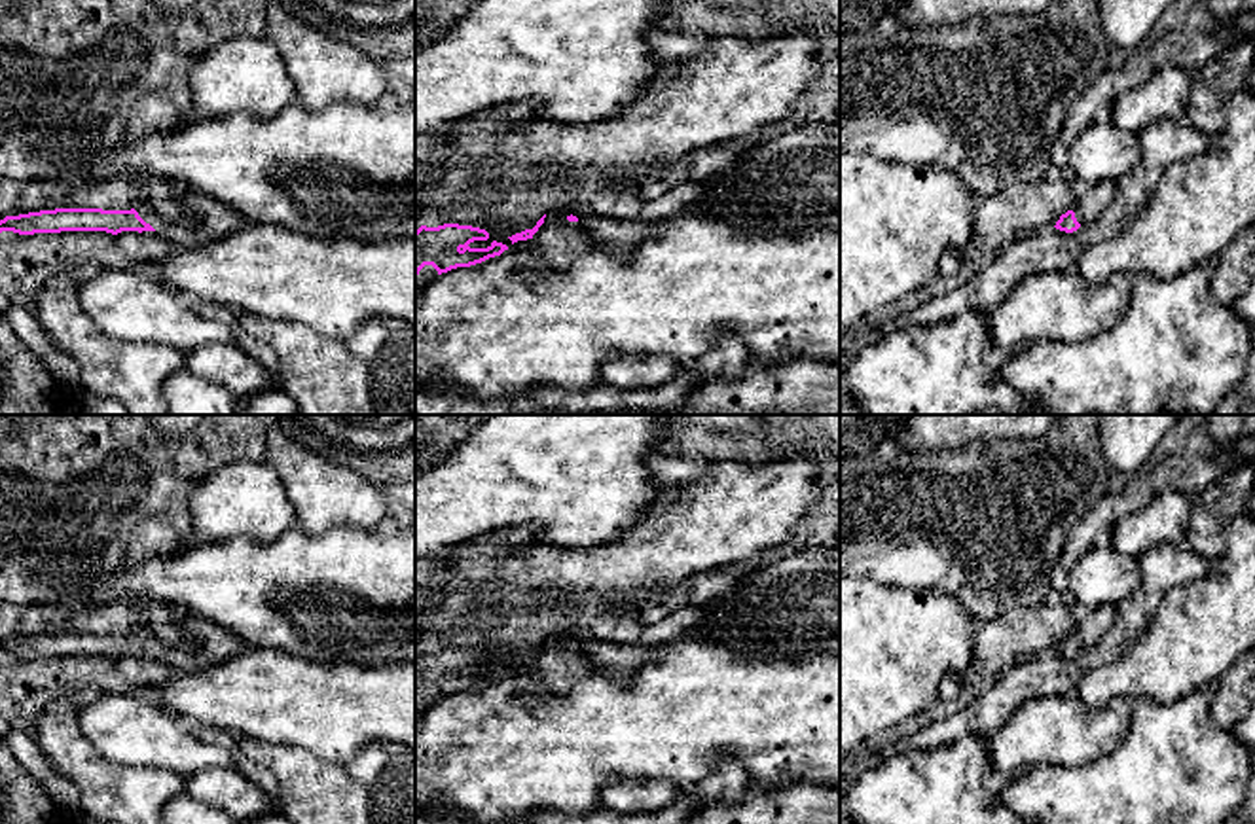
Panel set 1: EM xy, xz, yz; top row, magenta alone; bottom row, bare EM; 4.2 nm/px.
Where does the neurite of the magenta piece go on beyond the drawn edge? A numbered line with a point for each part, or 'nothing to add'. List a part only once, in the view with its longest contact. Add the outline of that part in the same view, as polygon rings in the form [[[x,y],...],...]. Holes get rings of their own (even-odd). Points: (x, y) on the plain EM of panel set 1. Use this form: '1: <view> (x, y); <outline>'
1: xy (211, 643); [[[188,614],[182,627],[191,636],[191,644],[182,648],[163,646],[148,625],[142,625],[135,635],[155,654],[155,657],[169,663],[174,672],[203,671],[245,648],[243,638],[233,631],[227,631],[203,616]]]

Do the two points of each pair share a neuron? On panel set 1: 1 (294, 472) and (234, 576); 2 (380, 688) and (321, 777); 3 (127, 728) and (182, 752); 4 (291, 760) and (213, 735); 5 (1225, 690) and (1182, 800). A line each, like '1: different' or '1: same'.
1: different
2: different
3: same
4: different
5: different

